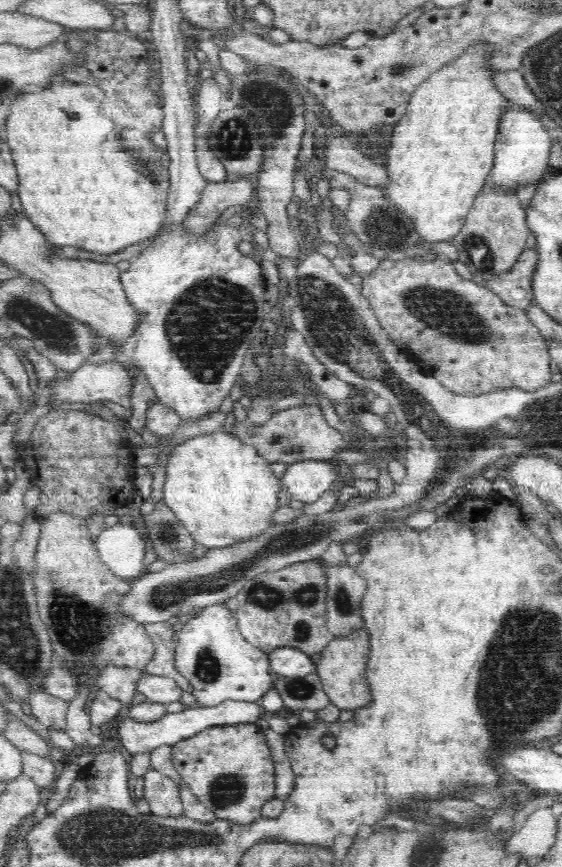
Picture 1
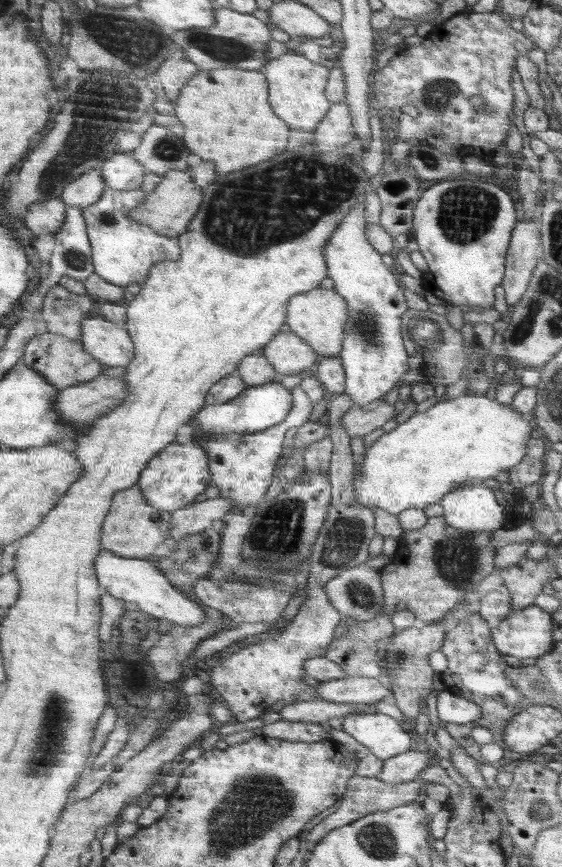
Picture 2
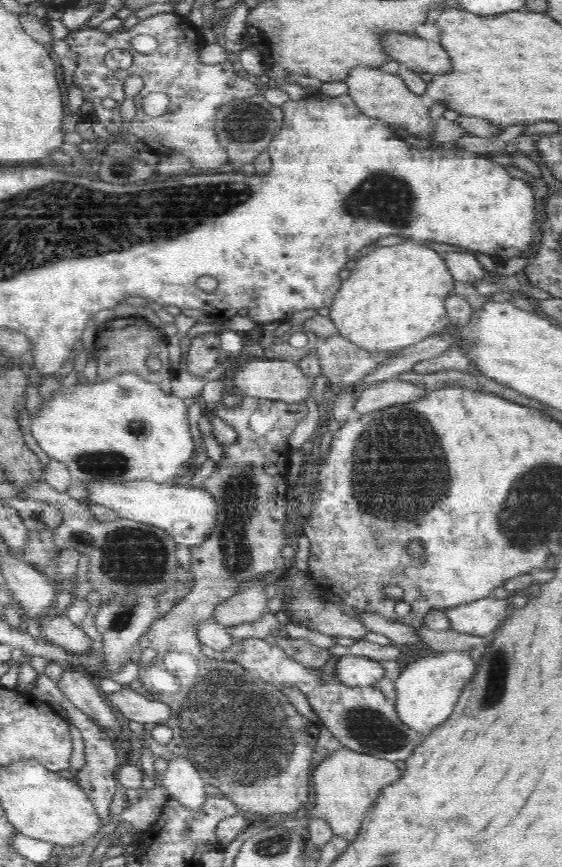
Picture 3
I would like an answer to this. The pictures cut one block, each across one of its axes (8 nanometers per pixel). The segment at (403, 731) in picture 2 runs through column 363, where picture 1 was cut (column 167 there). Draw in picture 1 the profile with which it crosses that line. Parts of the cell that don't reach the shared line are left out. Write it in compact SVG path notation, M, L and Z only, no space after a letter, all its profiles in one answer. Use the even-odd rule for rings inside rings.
M224 700L219 705L213 705L212 707L187 706L181 712L166 713L156 722L134 722L129 717L118 719L117 734L120 735L120 741L122 741L124 748L130 755L134 756L147 751L150 753L162 745L174 746L176 742L192 738L208 727L256 723L256 720L262 717L262 712L264 713L266 710L260 707L257 701Z

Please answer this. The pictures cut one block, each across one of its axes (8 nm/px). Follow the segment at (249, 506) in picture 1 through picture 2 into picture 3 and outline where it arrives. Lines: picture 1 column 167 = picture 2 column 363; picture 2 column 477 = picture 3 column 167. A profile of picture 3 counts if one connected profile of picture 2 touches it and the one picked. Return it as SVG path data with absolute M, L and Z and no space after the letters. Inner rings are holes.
M122 372L114 378L108 378L106 380L95 380L94 384L89 385L88 382L79 385L60 388L58 393L55 393L44 405L41 406L41 410L37 415L30 417L31 433L36 439L36 442L40 445L42 450L46 452L50 459L56 459L64 463L74 481L85 484L108 484L108 483L124 483L132 481L152 481L158 484L170 481L170 478L174 478L178 474L178 470L182 468L182 464L186 464L190 460L190 456L194 454L196 450L196 444L194 444L194 438L190 434L190 426L188 426L188 408L184 404L183 400L176 398L173 394L164 393L158 387L158 385L145 381L141 376L132 372Z

